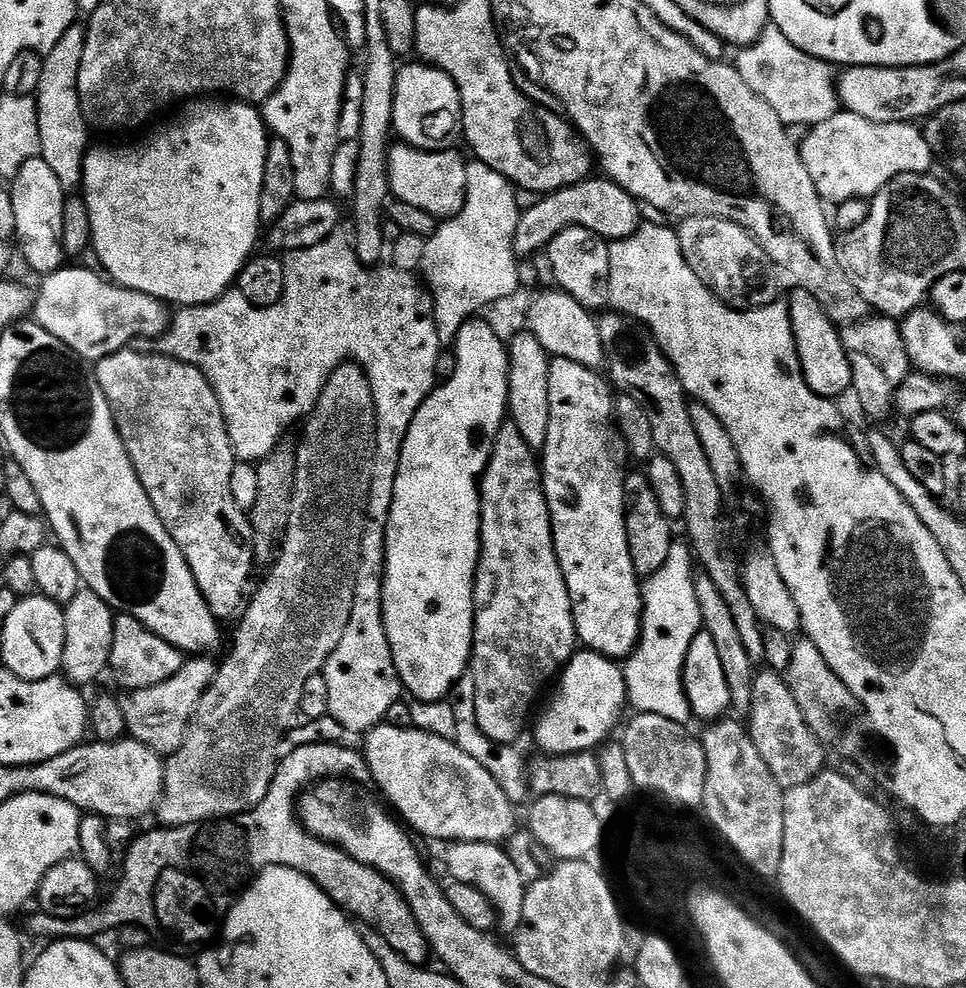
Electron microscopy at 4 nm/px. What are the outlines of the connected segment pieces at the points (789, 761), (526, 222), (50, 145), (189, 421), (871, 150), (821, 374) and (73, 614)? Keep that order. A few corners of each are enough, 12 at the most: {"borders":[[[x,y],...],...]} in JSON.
{"borders":[[[757,671],[746,727],[781,788],[825,771],[787,679]],[[607,178],[543,195],[521,213],[519,251],[564,228],[609,242],[642,223],[641,205]],[[87,29],[45,53],[41,155],[65,193],[83,185],[90,126],[77,88]],[[151,351],[95,361],[126,454],[217,620],[258,545],[216,391]],[[838,111],[799,150],[821,199],[931,171],[913,123]],[[814,294],[786,303],[806,386],[837,398],[852,387],[841,329]],[[82,588],[65,605],[62,672],[96,681],[112,657],[115,611]]]}

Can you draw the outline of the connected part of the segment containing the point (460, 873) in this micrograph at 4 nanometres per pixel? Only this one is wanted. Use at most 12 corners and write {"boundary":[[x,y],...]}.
{"boundary":[[452,842],[444,864],[494,906],[499,931],[524,922],[522,874],[499,844]]}

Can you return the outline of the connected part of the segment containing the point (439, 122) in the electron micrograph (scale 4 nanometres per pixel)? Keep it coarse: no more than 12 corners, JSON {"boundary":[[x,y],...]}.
{"boundary":[[427,62],[396,73],[392,127],[427,152],[453,147],[456,83]]}

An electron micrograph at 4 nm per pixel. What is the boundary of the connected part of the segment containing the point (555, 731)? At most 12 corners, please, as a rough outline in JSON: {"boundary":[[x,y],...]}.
{"boundary":[[577,651],[536,724],[549,756],[599,749],[629,707],[617,661]]}

